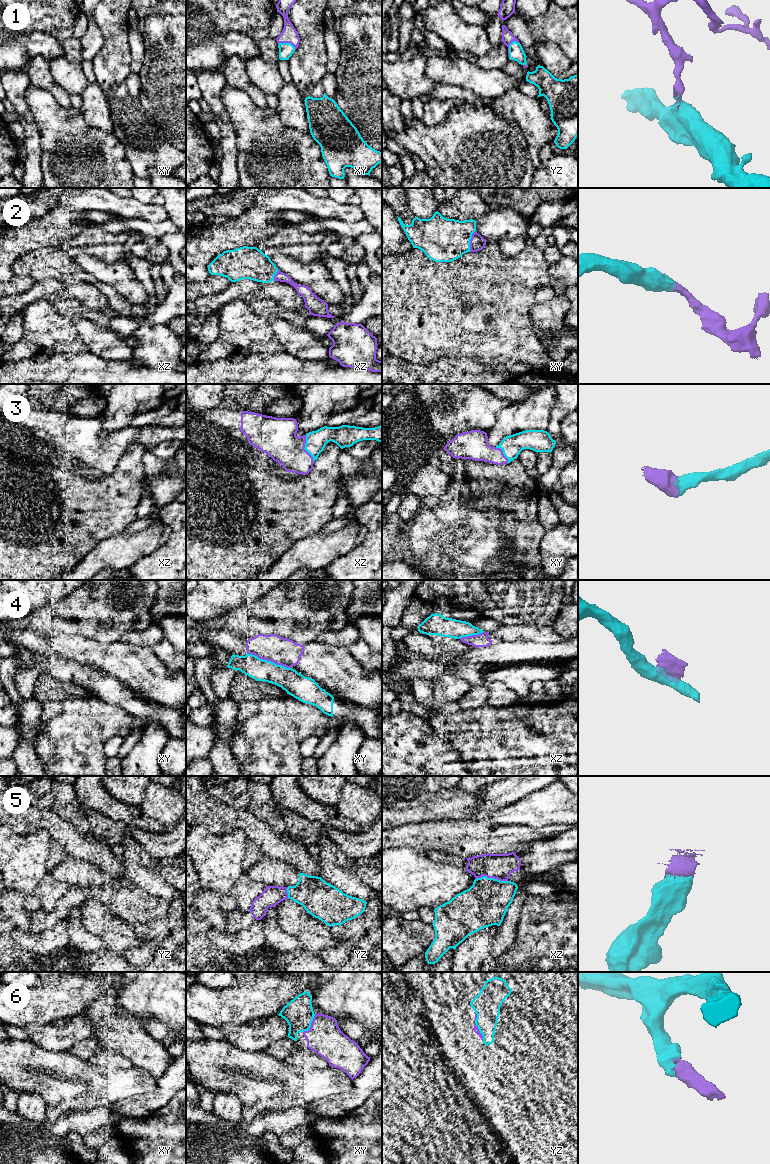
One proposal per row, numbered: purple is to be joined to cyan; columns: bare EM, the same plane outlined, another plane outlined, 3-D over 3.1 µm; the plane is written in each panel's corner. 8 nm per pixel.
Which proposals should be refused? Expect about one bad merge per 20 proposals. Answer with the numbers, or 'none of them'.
4

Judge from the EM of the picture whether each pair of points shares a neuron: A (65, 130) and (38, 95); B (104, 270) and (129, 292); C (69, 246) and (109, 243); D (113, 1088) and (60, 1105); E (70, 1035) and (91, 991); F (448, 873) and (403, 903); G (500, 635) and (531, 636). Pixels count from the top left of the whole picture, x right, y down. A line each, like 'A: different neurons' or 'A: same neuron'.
A: same neuron
B: same neuron
C: same neuron
D: same neuron
E: different neurons
F: same neuron
G: same neuron

